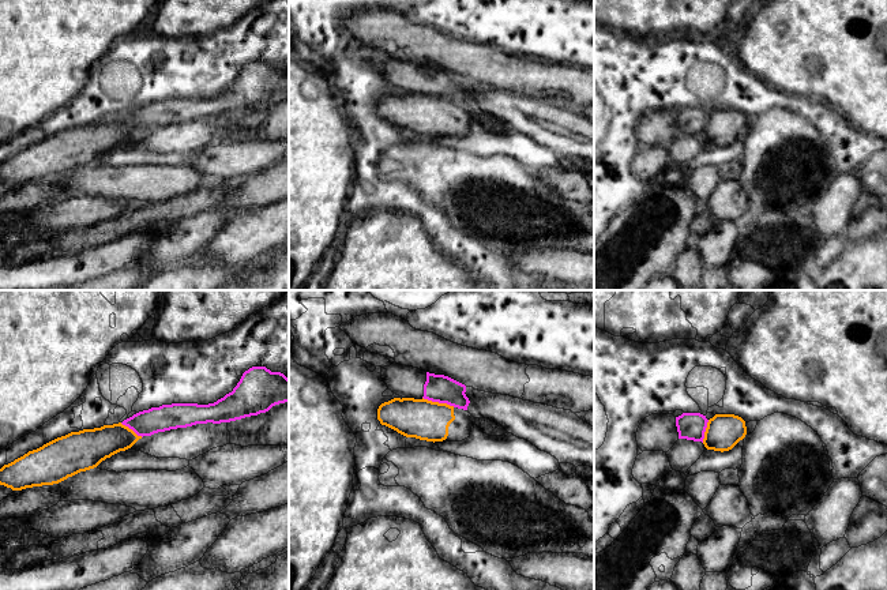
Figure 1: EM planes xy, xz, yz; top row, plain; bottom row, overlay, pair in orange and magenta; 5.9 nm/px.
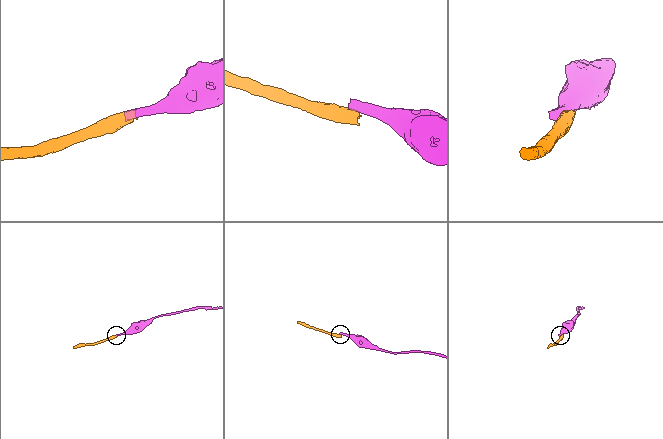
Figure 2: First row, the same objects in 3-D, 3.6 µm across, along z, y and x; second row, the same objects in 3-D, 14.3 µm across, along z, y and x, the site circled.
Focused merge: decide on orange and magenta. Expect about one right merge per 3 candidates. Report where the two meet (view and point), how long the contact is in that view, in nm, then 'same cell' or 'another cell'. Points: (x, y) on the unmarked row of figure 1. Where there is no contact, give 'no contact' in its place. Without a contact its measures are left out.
xz (438, 97) | 200 nm | another cell

